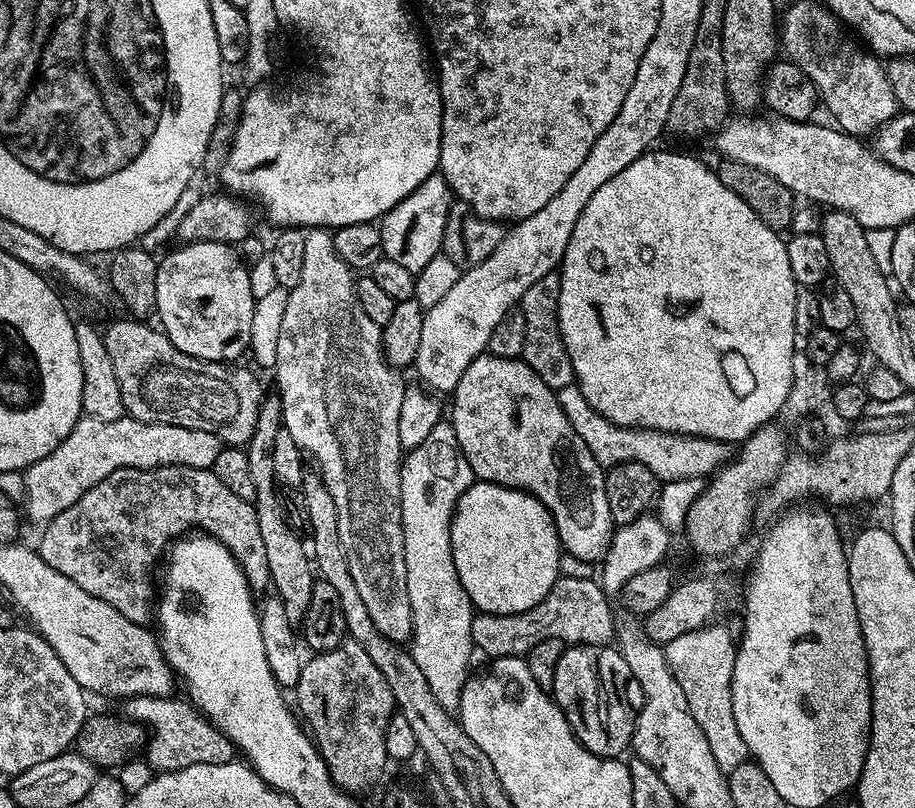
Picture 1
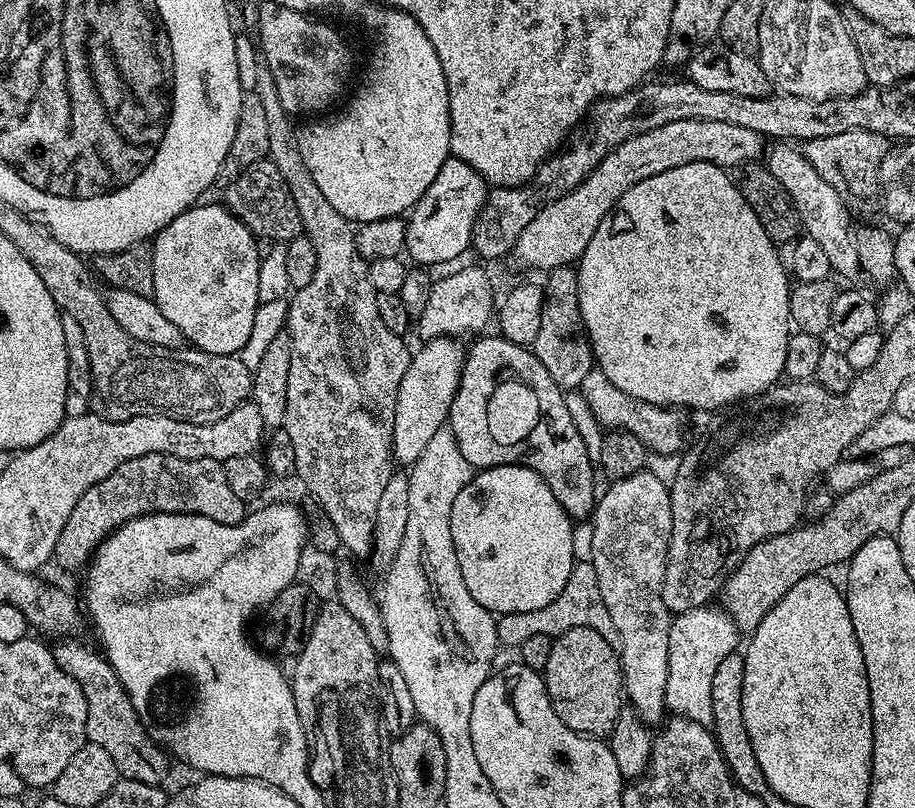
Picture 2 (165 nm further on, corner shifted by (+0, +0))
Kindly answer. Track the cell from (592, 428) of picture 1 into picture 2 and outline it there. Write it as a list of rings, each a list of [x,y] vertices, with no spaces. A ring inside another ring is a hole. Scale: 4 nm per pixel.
[[[595,366],[590,370],[590,374],[586,374],[586,378],[582,378],[578,391],[585,396],[587,405],[594,412],[594,418],[604,430],[619,430],[634,434],[634,438],[638,438],[648,447],[649,453],[680,454],[685,451],[684,439],[688,436],[688,420],[684,417],[687,415],[681,409],[665,408],[659,404],[630,398],[630,394],[626,394],[626,390],[618,390],[618,386],[614,386],[614,382],[610,382],[610,378],[606,378],[606,374],[602,374],[602,370]]]

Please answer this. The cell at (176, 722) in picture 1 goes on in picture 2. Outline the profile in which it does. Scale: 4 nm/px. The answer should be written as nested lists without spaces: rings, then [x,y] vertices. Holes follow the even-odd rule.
[[[76,638],[61,639],[60,645],[52,648],[54,658],[70,678],[82,686],[82,694],[86,698],[86,734],[87,743],[102,746],[110,758],[114,758],[114,766],[121,777],[137,779],[138,782],[163,785],[168,776],[168,760],[170,756],[157,741],[148,737],[144,724],[140,721],[141,713],[136,710],[123,688],[118,674],[99,651],[91,652]]]

